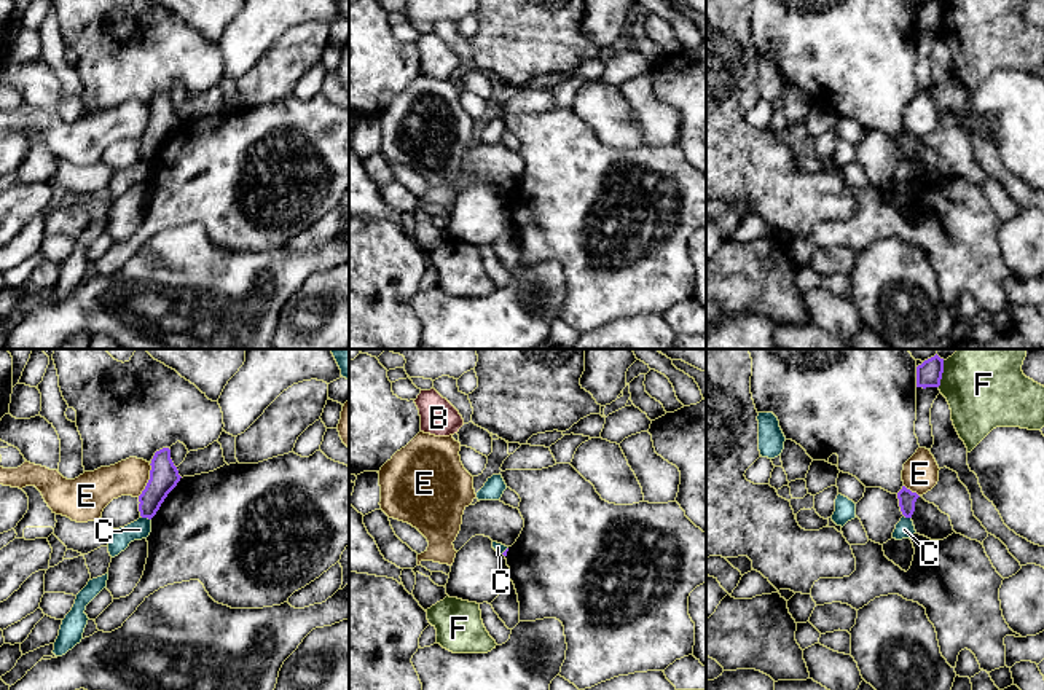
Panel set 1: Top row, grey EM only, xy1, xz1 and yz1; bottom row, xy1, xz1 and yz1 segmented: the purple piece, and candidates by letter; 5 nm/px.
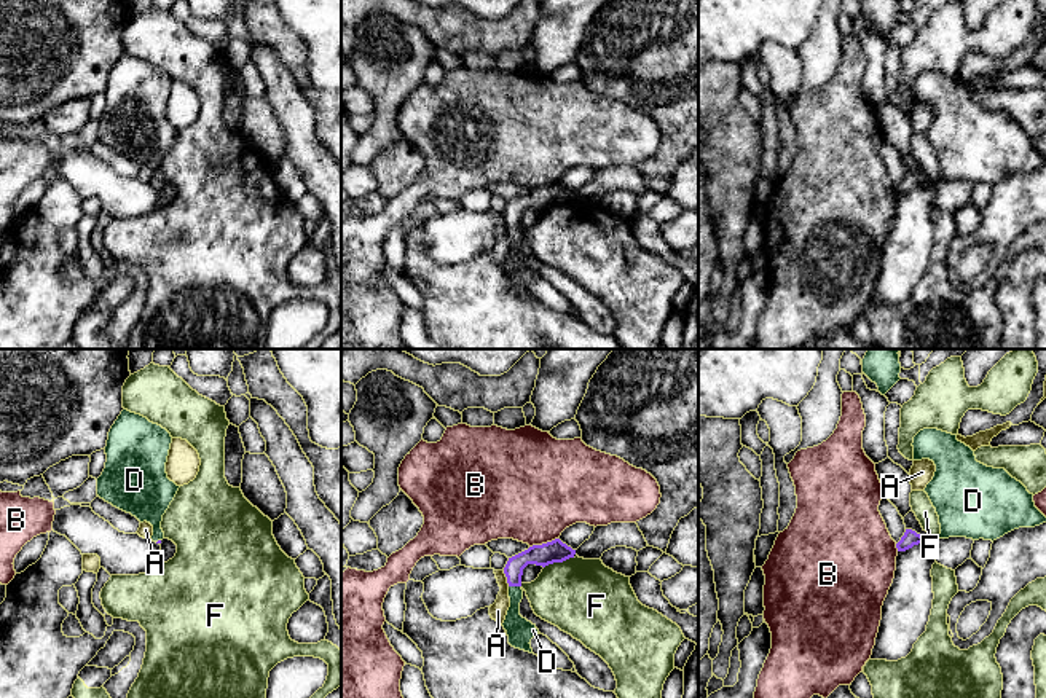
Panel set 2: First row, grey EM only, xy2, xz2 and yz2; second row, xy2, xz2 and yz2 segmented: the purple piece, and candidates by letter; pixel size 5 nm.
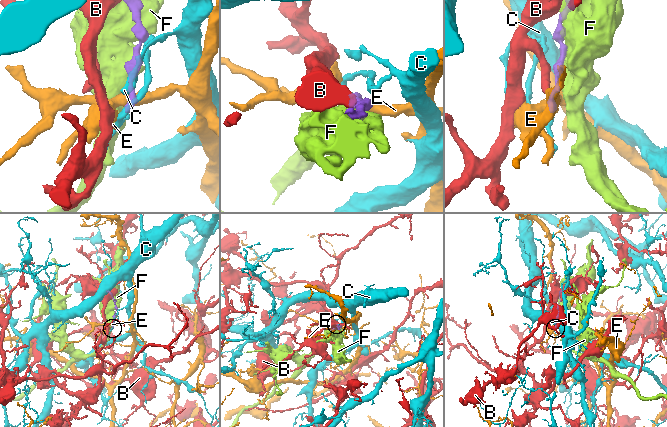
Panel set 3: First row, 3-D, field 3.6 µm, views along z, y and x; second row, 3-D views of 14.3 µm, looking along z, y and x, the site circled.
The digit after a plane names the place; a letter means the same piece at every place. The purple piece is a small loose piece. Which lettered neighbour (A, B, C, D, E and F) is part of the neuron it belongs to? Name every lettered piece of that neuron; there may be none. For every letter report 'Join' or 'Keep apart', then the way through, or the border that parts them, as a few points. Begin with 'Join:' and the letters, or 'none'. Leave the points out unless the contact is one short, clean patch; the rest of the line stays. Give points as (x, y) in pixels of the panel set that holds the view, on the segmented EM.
Join: D
A: Keep apart. Boundary: xz2 (503, 571), (509, 585)
B: Keep apart
C: Keep apart. Boundary: xy1 (142, 517), (150, 520)
D: Join. Path across: xz2 (552, 552), (528, 556), (515, 585), (515, 625), (520, 631)
E: Keep apart. Boundary: xy1 (150, 464), (150, 478), (137, 496)
F: Keep apart

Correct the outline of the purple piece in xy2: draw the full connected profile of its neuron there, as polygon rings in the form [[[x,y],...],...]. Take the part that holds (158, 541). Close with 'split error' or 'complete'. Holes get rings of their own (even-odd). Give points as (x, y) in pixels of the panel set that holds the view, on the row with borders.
[[[123,410],[108,432],[107,462],[97,478],[97,496],[153,526],[151,540],[161,543],[163,515],[180,486],[167,478],[171,433],[147,418]]]; split error

